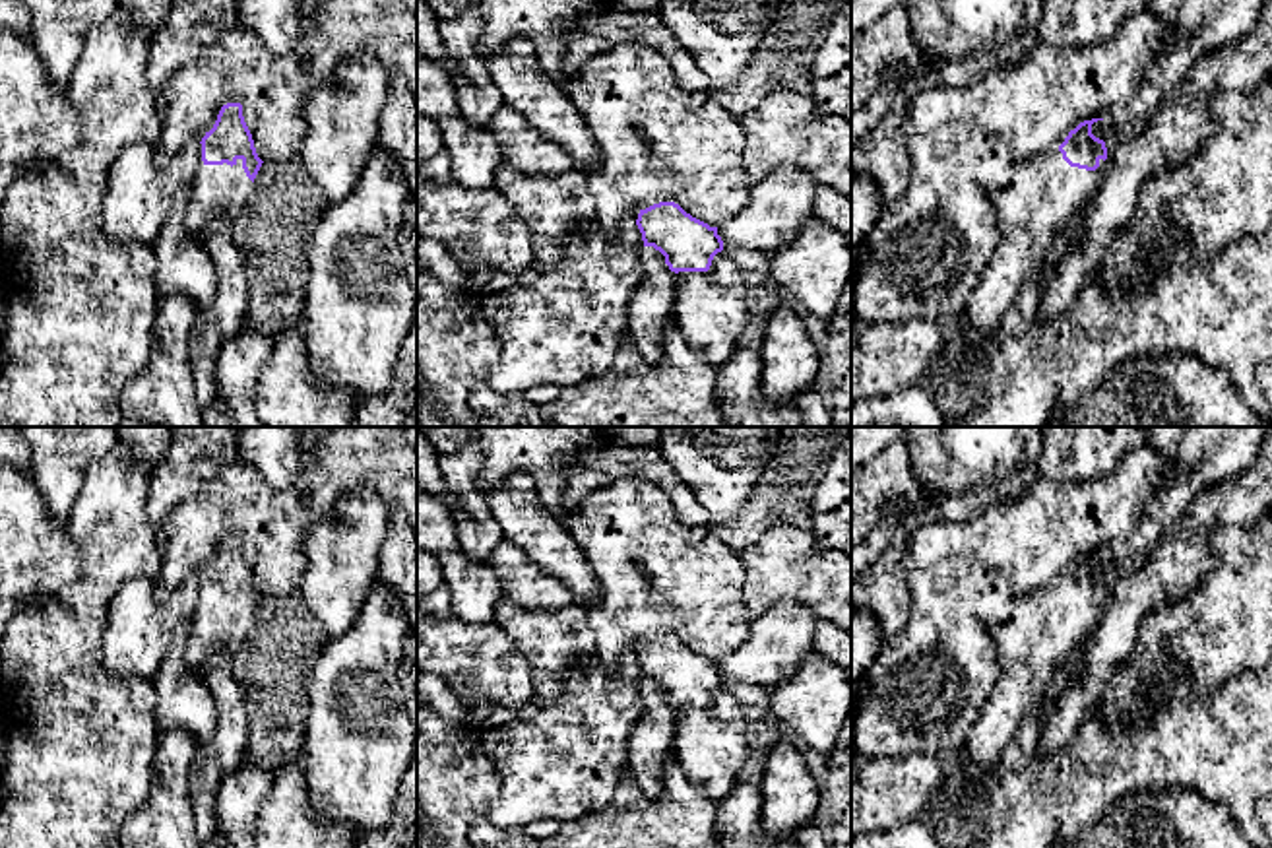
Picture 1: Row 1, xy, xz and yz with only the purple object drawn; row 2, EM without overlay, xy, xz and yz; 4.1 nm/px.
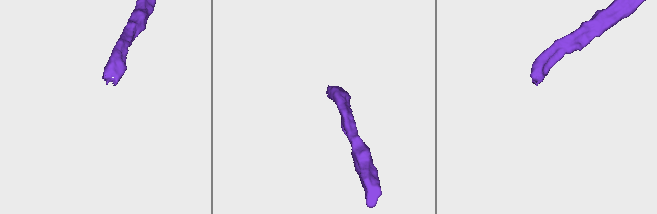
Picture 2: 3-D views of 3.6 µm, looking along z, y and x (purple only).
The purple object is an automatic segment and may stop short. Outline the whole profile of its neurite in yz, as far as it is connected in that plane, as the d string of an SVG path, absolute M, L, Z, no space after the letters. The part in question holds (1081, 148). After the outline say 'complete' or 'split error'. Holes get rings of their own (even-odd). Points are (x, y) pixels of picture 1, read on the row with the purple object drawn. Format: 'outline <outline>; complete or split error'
outline M1103 118L1080 122L1065 142L1041 161L1041 175L1035 188L1028 188L1002 219L1002 239L981 272L975 291L966 309L970 343L989 336L1012 307L1024 283L1037 276L1049 260L1059 235L1072 217L1086 210L1090 196L1097 190L1107 159L1105 142L1092 134L1092 124Z; split error

